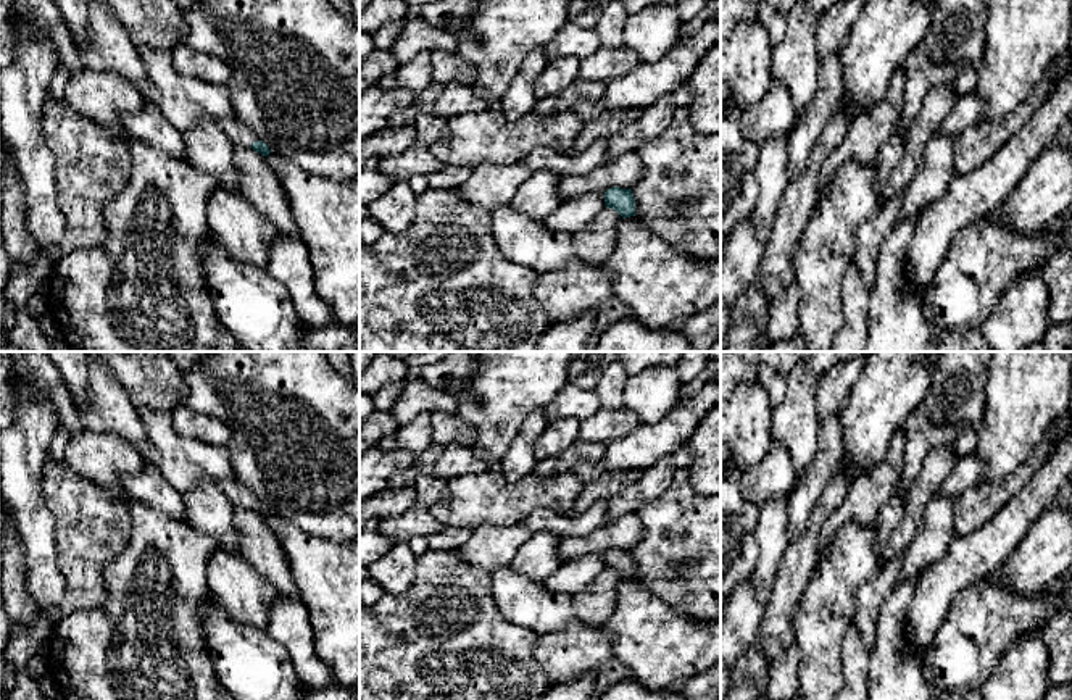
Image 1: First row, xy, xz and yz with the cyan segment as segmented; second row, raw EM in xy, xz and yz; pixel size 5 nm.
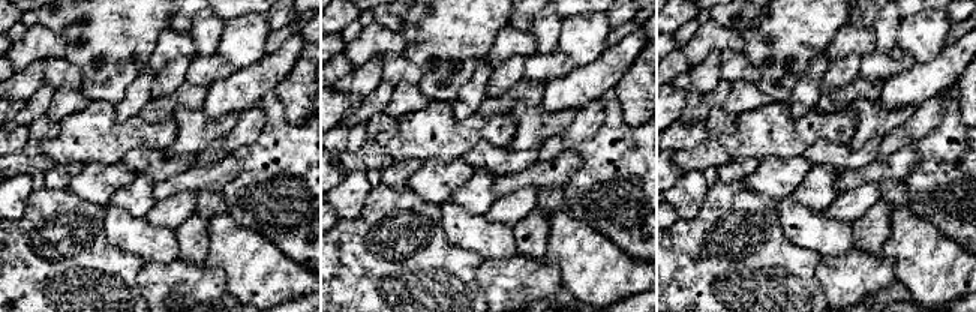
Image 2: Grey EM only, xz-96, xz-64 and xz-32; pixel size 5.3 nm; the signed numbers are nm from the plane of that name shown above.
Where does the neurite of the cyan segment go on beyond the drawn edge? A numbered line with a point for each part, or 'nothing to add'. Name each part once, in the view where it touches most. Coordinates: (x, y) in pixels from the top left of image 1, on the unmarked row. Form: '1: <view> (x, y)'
1: xy (239, 494)

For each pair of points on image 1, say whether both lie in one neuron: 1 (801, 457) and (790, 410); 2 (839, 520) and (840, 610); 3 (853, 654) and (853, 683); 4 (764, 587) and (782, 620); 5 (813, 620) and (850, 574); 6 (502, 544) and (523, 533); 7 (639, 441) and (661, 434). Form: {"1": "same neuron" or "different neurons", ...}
{"1": "same neuron", "2": "different neurons", "3": "same neuron", "4": "different neurons", "5": "same neuron", "6": "same neuron", "7": "same neuron"}

